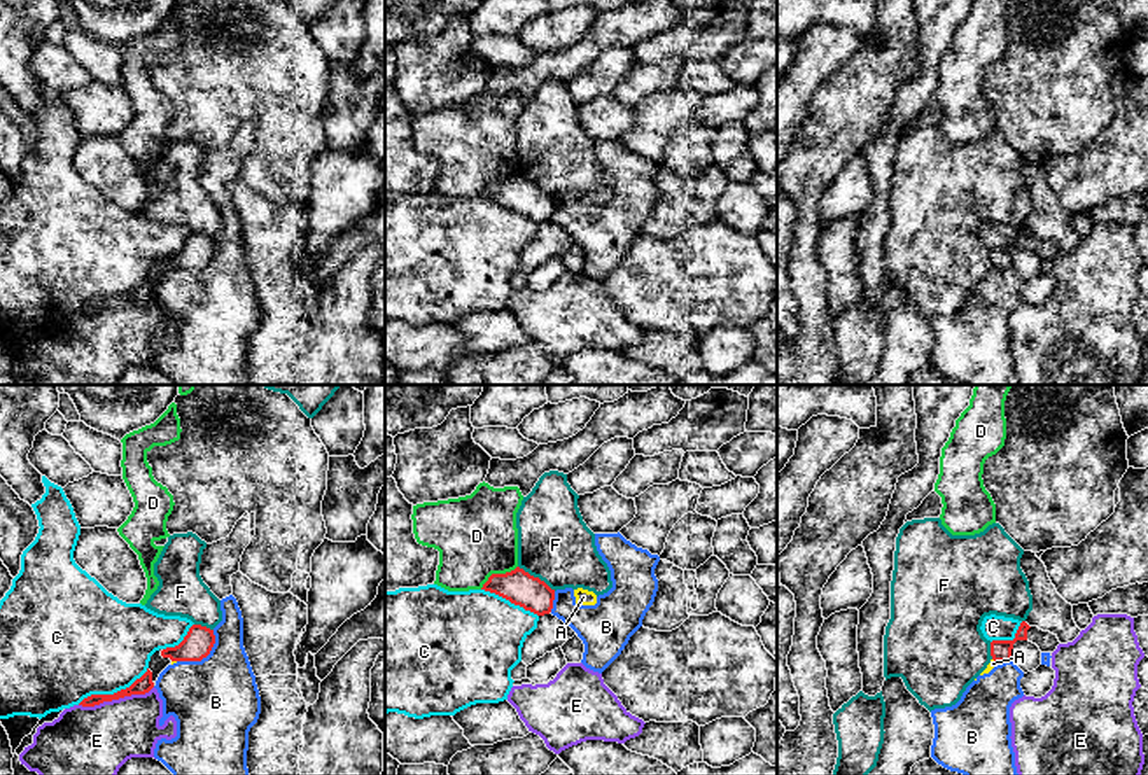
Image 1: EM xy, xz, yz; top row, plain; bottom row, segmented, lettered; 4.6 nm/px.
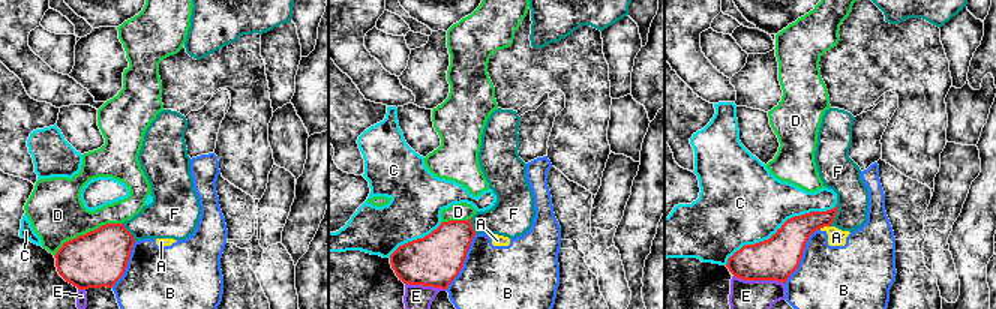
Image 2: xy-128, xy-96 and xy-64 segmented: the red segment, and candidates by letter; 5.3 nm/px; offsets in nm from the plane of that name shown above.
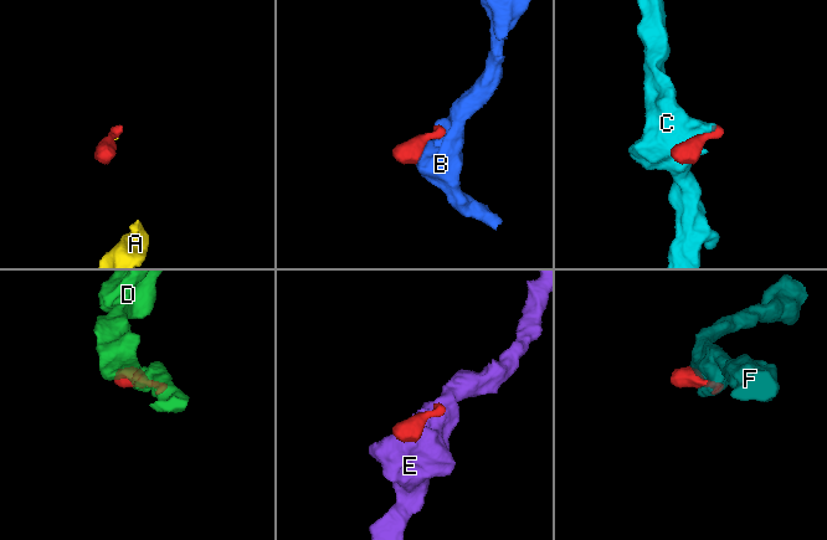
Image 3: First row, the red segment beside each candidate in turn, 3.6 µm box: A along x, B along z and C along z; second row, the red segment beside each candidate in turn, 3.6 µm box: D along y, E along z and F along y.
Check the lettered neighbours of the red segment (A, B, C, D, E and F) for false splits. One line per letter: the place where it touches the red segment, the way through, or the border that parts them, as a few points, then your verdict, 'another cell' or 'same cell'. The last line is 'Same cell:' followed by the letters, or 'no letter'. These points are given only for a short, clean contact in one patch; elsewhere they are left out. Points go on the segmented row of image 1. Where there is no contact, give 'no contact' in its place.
A: contact yz (998, 660); border yz (993, 658), (1003, 662); another cell
B: contact xy (203, 656); another cell
C: contact xy (114, 693); another cell
D: contact xz (497, 574); another cell
E: contact xy (116, 698); border xy (153, 686), (144, 693), (79, 705); another cell
F: contact xz (538, 578); another cell
Same cell: no letter

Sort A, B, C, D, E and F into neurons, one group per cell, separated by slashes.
A B / C / D / E / F

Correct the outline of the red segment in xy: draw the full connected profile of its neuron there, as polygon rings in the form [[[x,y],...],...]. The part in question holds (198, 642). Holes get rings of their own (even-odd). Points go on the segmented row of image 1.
[[[192,625],[184,640],[175,647],[163,649],[161,656],[170,658],[172,661],[201,661],[210,654],[214,644],[214,630]]]

